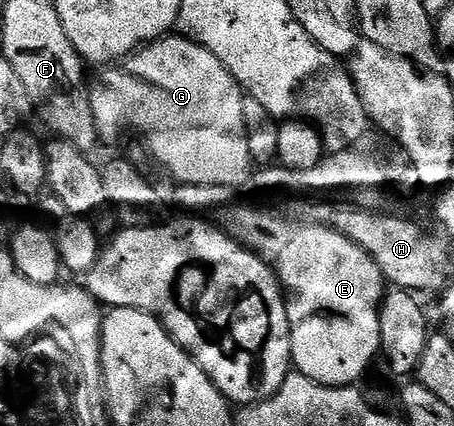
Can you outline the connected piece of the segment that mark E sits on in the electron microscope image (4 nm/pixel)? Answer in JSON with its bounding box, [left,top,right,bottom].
[231,205,387,386]

